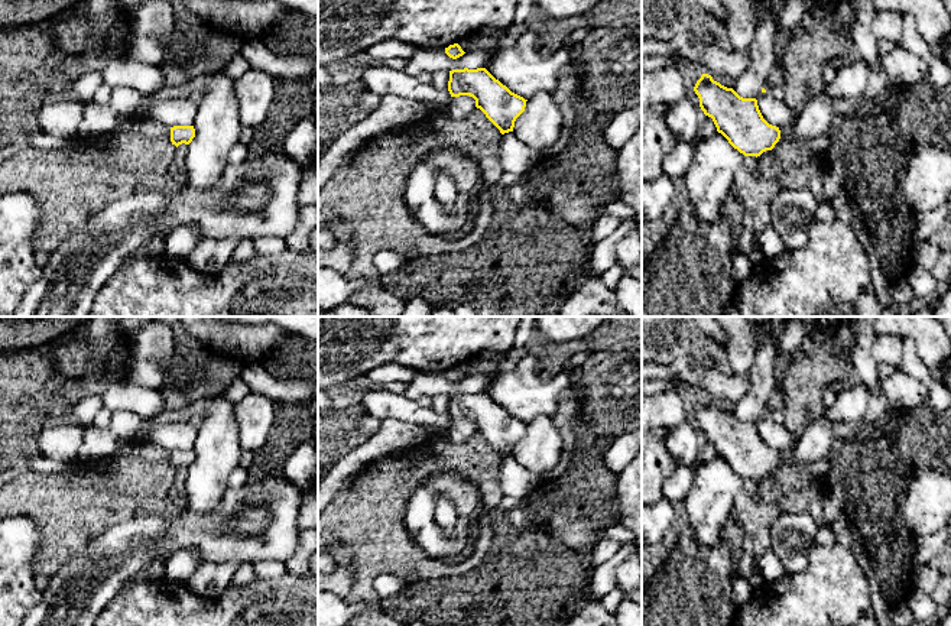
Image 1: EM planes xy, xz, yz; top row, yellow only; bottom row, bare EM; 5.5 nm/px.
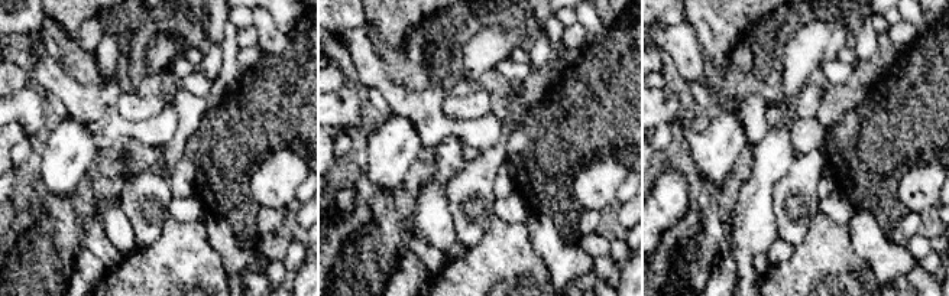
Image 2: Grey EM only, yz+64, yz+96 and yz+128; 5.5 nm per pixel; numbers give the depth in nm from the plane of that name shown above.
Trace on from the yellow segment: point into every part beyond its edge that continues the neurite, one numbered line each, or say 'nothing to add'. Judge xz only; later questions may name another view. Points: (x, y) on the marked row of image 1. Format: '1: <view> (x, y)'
1: xz (515, 156)

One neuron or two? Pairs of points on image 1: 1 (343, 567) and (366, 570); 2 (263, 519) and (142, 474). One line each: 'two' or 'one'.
1: two
2: two

